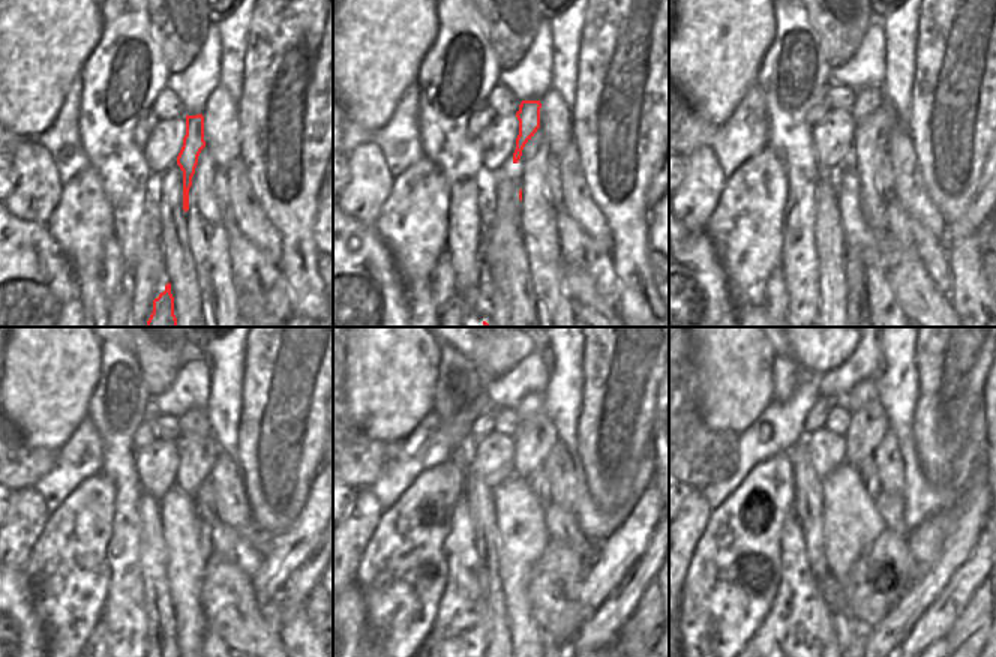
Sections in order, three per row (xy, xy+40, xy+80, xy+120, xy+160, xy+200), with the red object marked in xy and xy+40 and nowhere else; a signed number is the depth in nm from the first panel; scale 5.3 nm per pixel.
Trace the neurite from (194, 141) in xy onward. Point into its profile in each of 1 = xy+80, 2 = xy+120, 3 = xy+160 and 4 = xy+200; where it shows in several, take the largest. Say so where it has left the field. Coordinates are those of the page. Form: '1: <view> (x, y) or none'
1: xy+80 (867, 99)
2: xy+120 (194, 423)
3: xy+160 (530, 405)
4: xy+200 (863, 393)

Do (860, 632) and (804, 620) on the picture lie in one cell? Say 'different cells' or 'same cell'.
different cells

